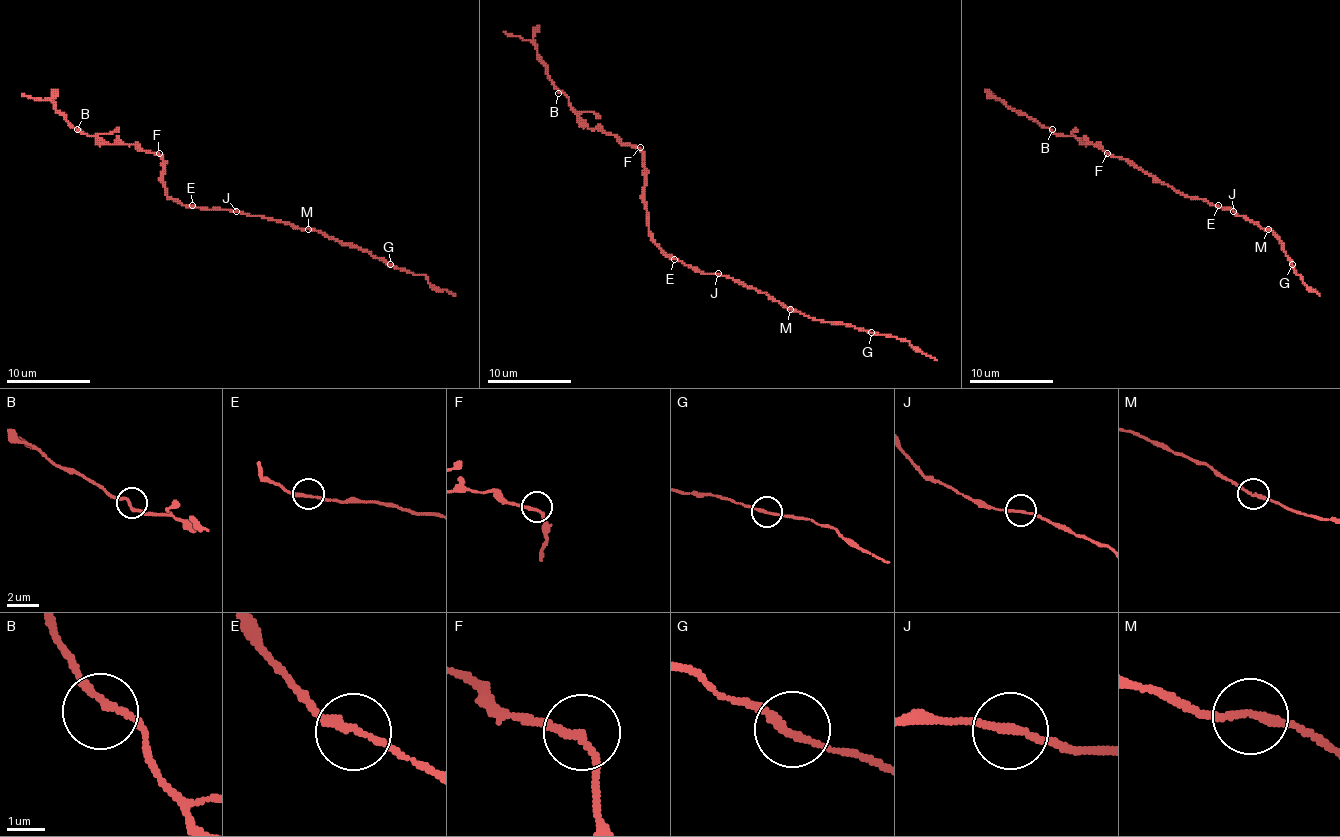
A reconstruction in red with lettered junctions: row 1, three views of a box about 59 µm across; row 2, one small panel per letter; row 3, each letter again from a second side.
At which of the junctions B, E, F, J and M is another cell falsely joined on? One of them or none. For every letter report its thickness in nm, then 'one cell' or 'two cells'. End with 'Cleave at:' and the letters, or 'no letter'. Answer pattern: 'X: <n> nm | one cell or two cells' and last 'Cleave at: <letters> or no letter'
B: 180 nm | one cell
E: 190 nm | one cell
F: 180 nm | one cell
J: 180 nm | one cell
M: 190 nm | one cell
Cleave at: no letter

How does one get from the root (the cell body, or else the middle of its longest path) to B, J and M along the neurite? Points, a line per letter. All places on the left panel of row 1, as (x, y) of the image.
B: (182, 205), (167, 197), (163, 159), (156, 153), (140, 150), (133, 144), (106, 144), (77, 129)
J: (182, 205), (236, 211)
M: (182, 205), (236, 209), (308, 228)

